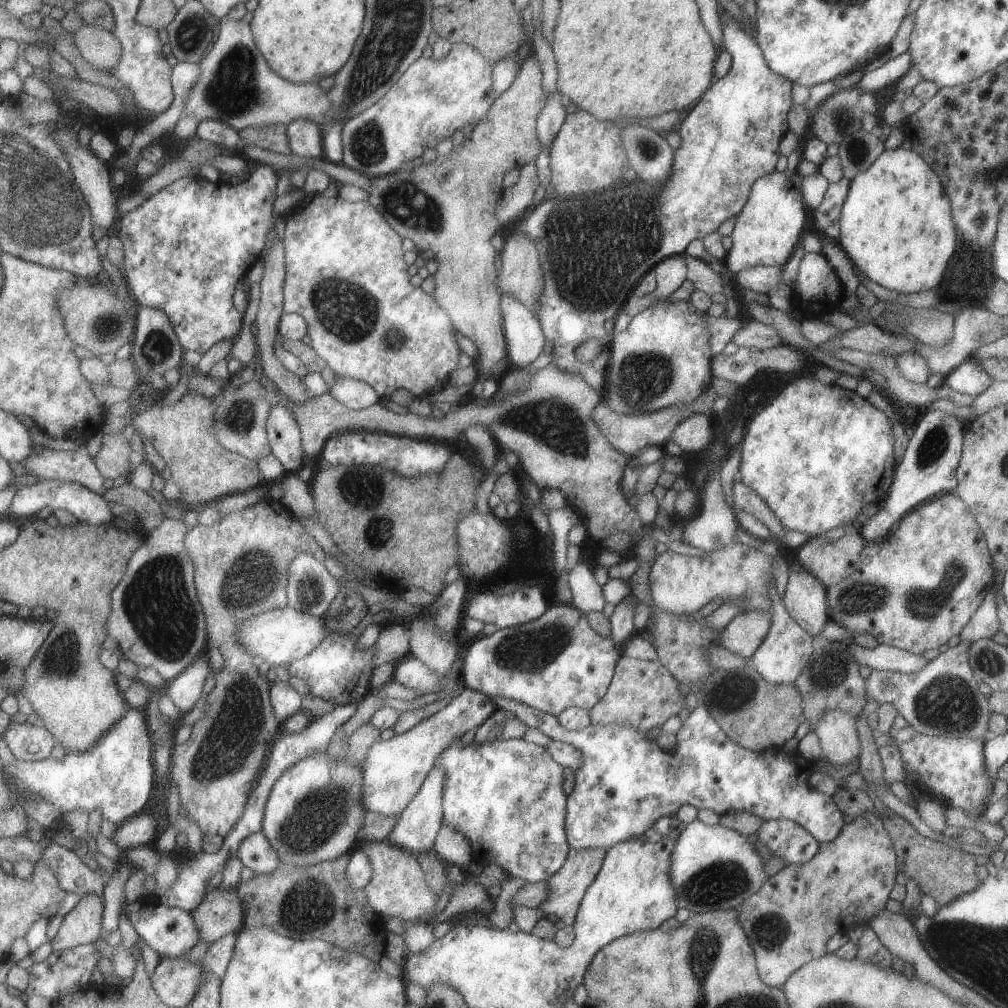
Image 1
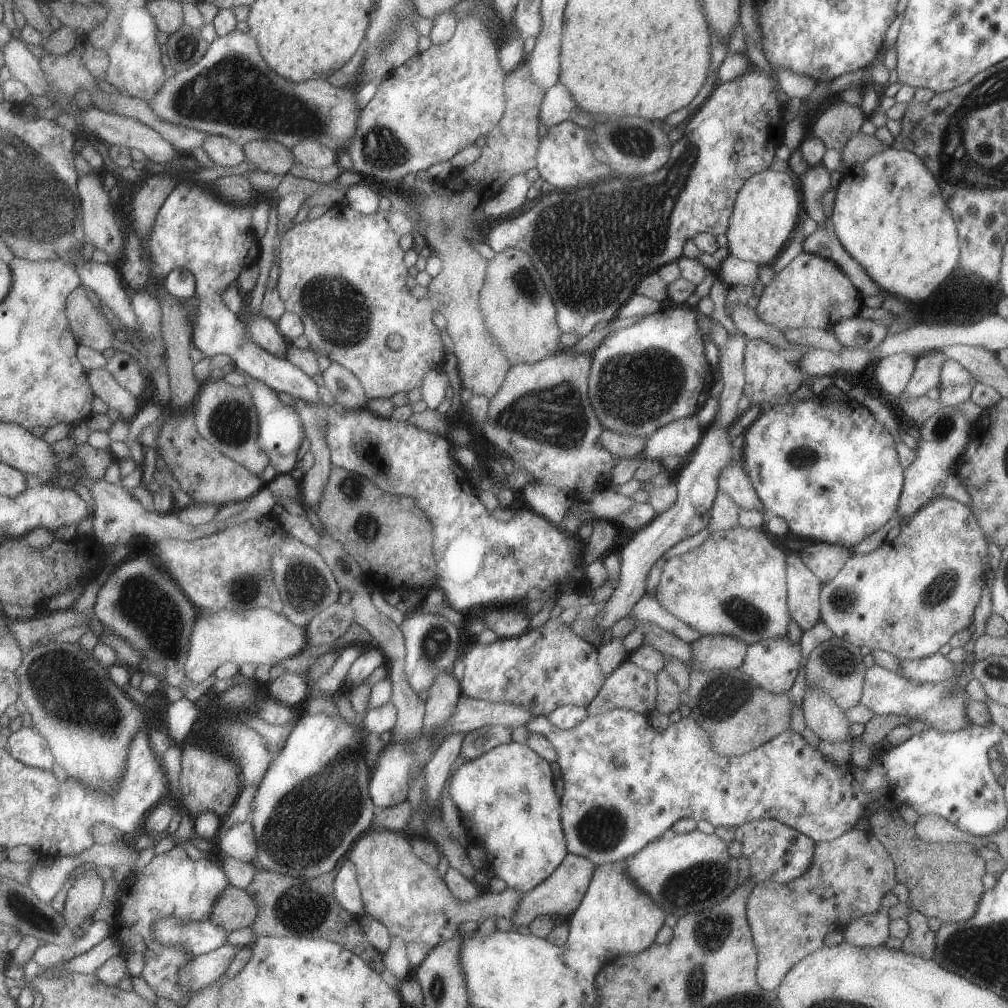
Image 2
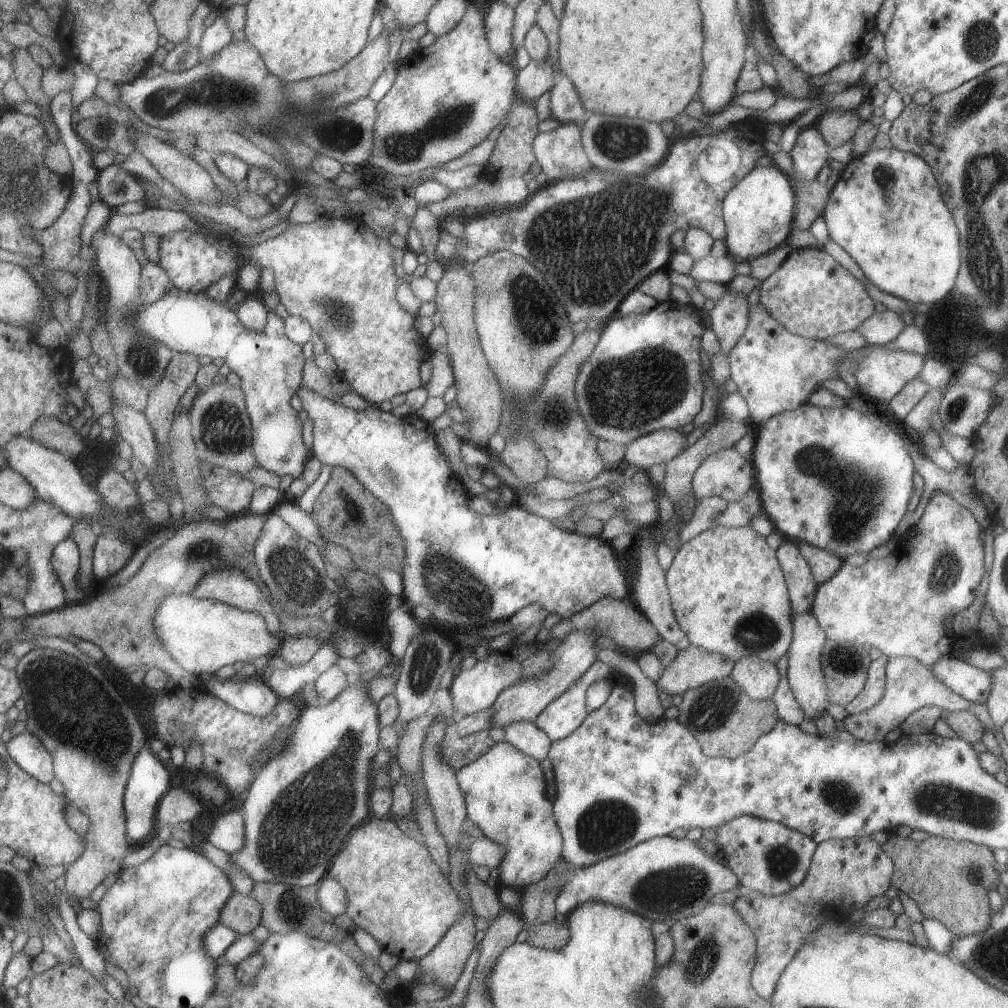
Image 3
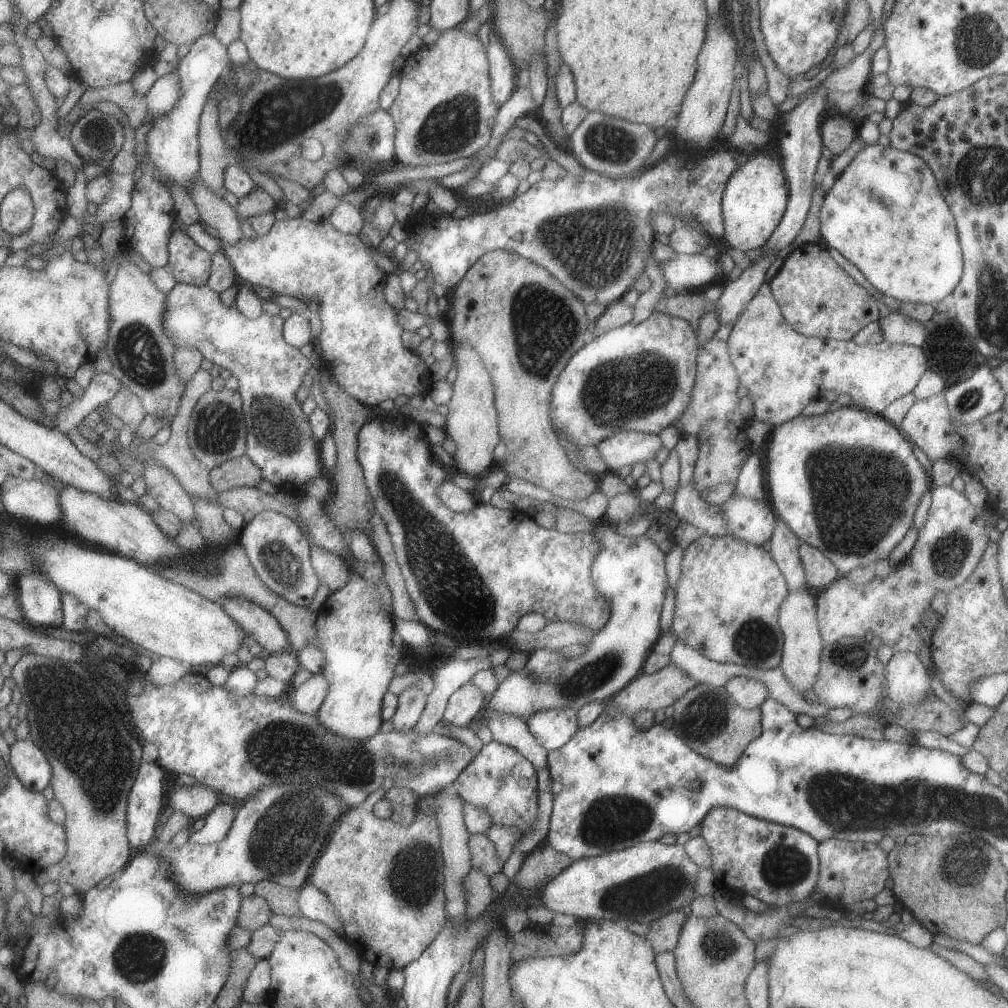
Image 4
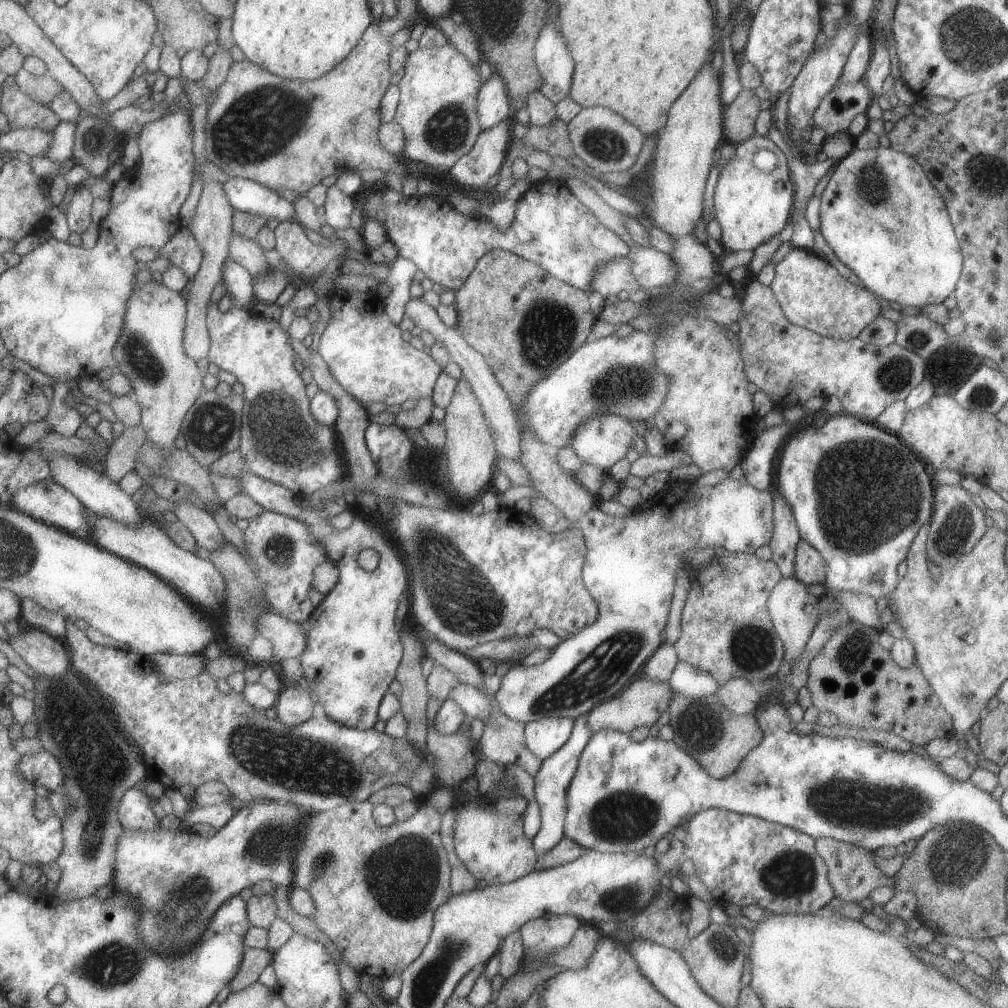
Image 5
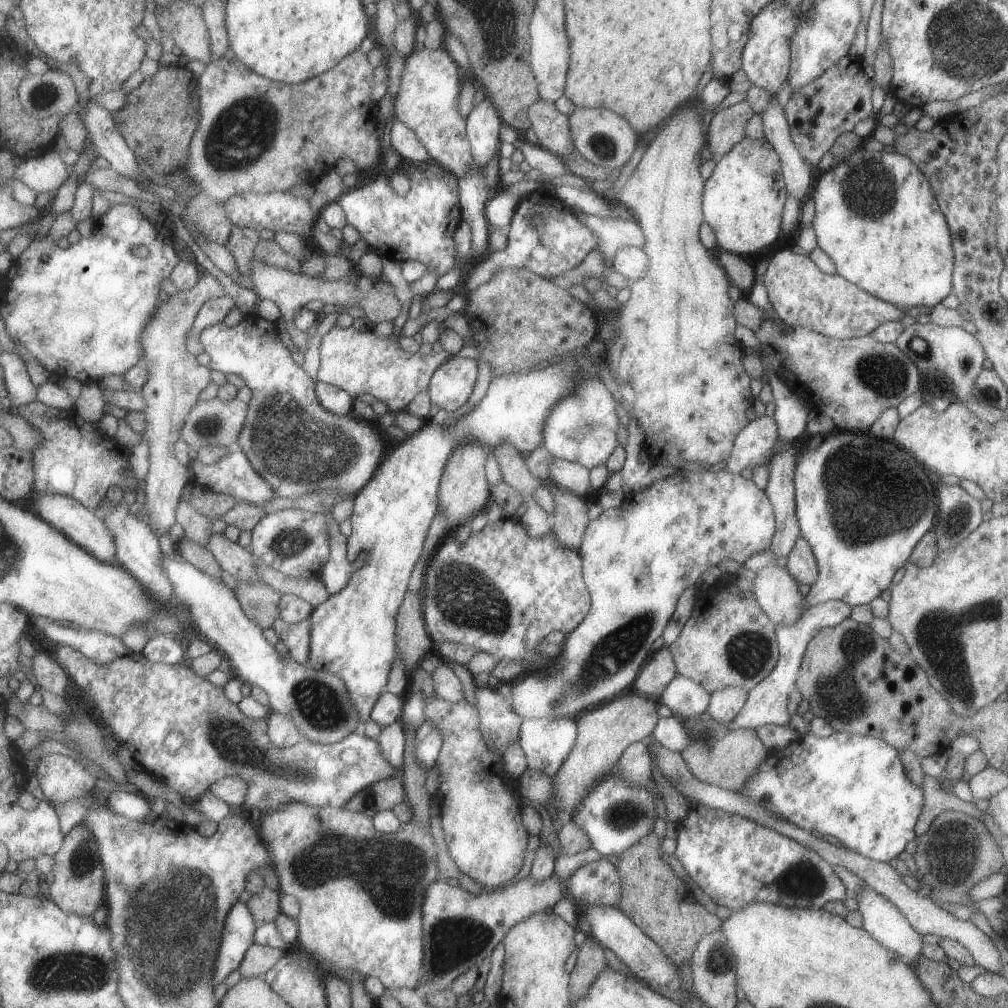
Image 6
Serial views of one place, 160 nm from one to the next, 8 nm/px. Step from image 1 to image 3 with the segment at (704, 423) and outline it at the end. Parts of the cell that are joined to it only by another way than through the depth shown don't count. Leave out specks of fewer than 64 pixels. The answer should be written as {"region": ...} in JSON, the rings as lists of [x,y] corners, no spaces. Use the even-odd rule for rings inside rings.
{"region":[[[679,429],[651,431],[625,445],[624,459],[643,470],[653,464],[666,463],[685,448],[686,436]]]}

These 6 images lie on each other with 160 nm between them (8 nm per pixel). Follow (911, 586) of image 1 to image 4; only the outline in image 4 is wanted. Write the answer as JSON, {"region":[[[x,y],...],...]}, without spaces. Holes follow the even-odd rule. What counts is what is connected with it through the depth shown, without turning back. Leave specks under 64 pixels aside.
{"region":[[[949,486],[933,487],[930,490],[932,497],[930,502],[929,510],[927,511],[927,516],[922,527],[917,531],[916,541],[913,547],[910,549],[909,554],[902,560],[897,566],[890,570],[884,578],[879,578],[875,576],[872,579],[868,579],[860,585],[851,586],[850,580],[845,576],[838,576],[833,582],[830,582],[824,589],[814,593],[815,608],[816,608],[816,619],[818,622],[818,629],[820,637],[822,638],[822,644],[833,644],[843,637],[857,637],[863,638],[867,632],[871,632],[872,636],[877,636],[883,645],[888,646],[894,653],[896,652],[910,652],[917,653],[921,650],[923,646],[923,639],[919,635],[919,631],[923,631],[923,626],[921,624],[921,615],[929,608],[928,603],[934,597],[936,592],[941,591],[944,595],[950,590],[953,590],[956,586],[959,586],[962,582],[965,582],[969,575],[973,572],[973,569],[977,566],[982,552],[988,543],[988,534],[985,532],[985,526],[983,525],[983,520],[981,519],[981,510],[976,509],[972,504],[967,502],[963,492],[956,491]]]}

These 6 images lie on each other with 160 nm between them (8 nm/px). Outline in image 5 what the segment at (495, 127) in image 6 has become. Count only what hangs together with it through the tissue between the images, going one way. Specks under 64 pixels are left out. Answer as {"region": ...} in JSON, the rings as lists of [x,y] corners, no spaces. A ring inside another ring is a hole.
{"region":[[[493,71],[482,83],[476,101],[478,121],[482,130],[512,117],[512,106],[505,83],[497,71]]]}

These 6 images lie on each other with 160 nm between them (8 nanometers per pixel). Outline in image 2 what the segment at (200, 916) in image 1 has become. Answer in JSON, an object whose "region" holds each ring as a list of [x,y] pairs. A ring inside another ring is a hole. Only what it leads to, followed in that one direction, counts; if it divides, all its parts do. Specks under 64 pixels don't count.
{"region":[[[229,885],[213,905],[210,920],[228,933],[252,926],[260,908],[246,889]]]}

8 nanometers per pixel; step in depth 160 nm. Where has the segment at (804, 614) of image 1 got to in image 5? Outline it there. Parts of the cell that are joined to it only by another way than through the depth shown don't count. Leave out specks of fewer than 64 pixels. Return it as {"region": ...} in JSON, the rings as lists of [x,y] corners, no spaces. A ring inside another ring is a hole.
{"region":[[[778,493],[772,496],[773,530],[768,546],[771,560],[783,577],[794,576],[794,552],[800,536],[788,503]]]}

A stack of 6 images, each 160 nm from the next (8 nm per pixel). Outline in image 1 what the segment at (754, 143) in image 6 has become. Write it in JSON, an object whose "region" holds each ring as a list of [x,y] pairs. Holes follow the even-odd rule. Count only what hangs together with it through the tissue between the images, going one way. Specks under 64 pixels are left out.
{"region":[[[774,171],[757,178],[730,234],[732,245],[723,260],[726,267],[734,275],[758,265],[783,268],[801,243],[801,232],[807,218],[803,205],[800,190],[793,186],[785,172]]]}

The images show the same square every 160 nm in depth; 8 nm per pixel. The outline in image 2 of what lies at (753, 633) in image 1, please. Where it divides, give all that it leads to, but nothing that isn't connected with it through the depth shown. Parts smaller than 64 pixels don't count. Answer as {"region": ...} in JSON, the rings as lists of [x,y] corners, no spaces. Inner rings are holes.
{"region":[[[703,635],[689,645],[692,648],[692,666],[688,667],[687,664],[688,672],[693,669],[736,669],[742,665],[747,648],[742,640],[729,635]]]}

